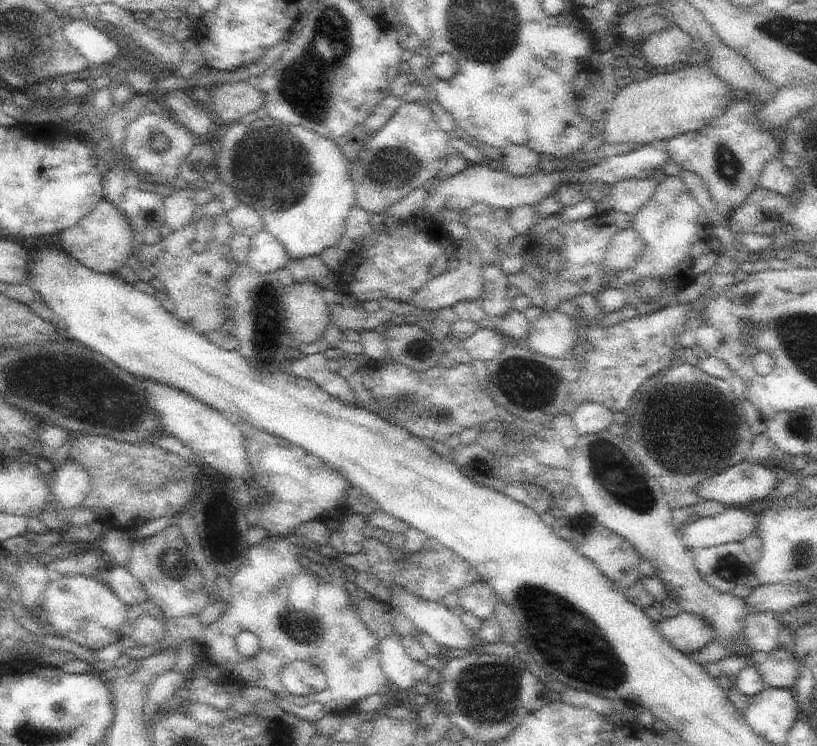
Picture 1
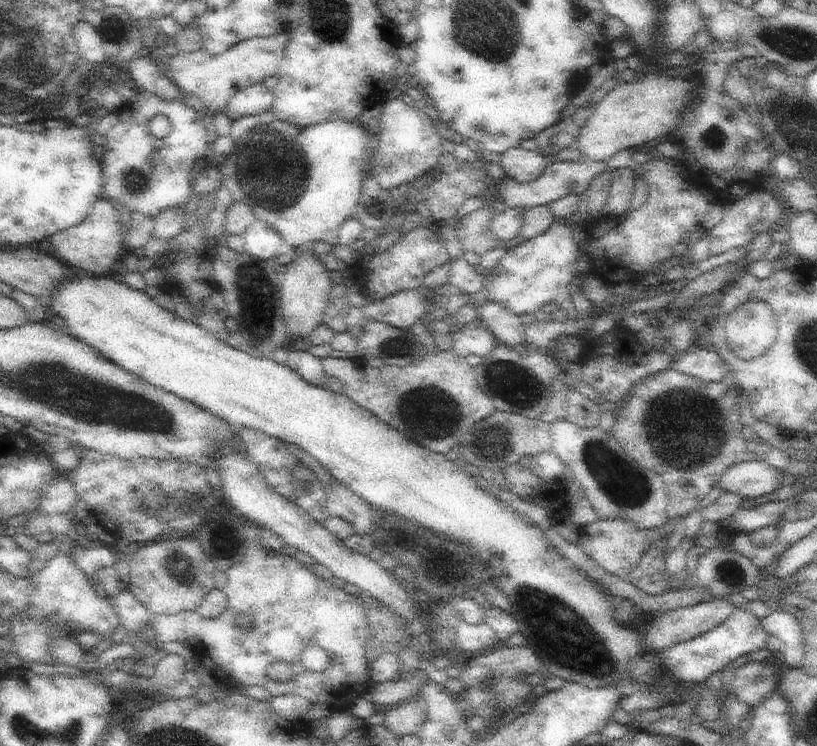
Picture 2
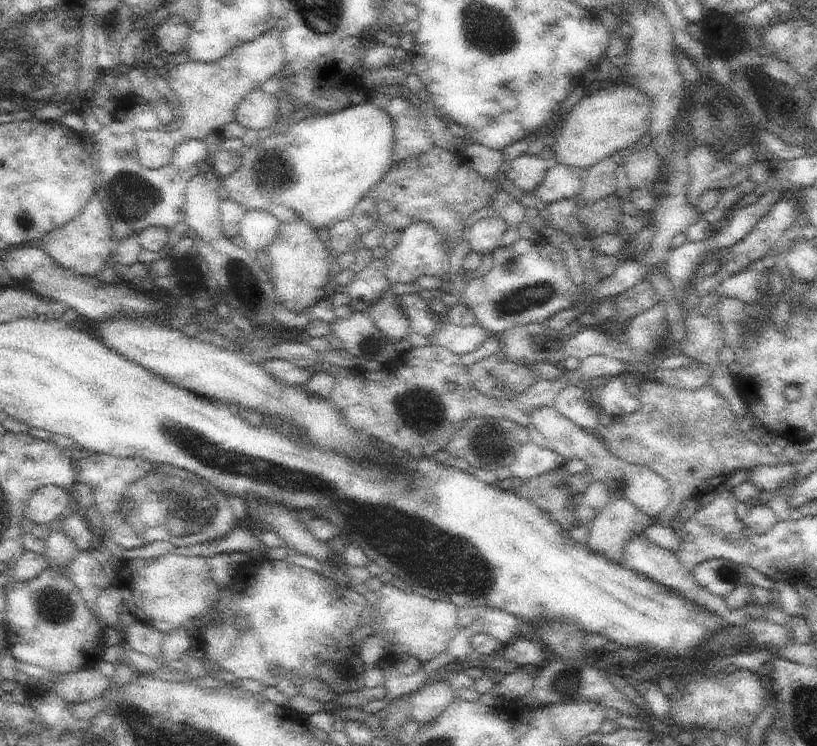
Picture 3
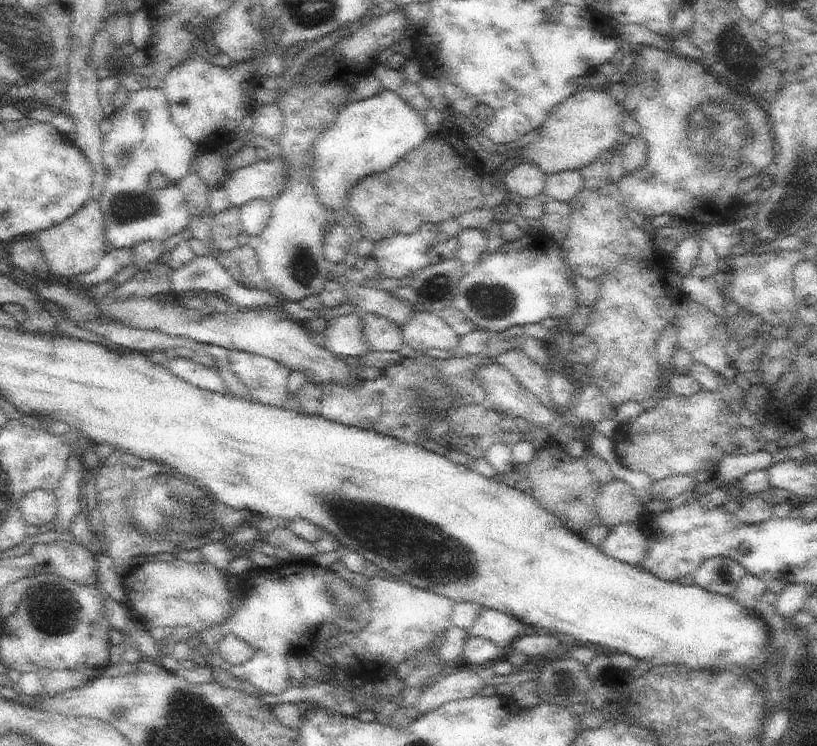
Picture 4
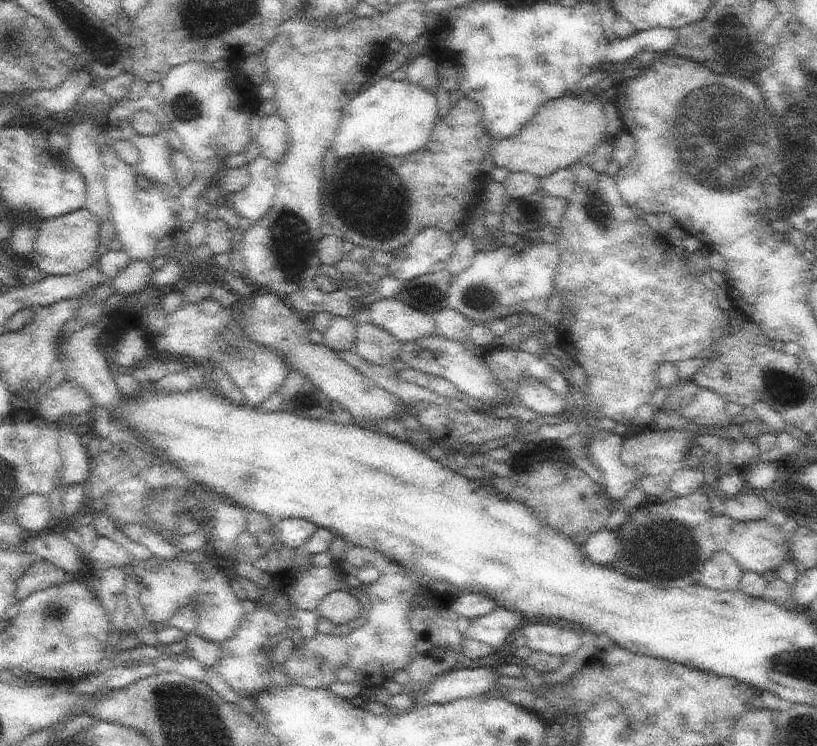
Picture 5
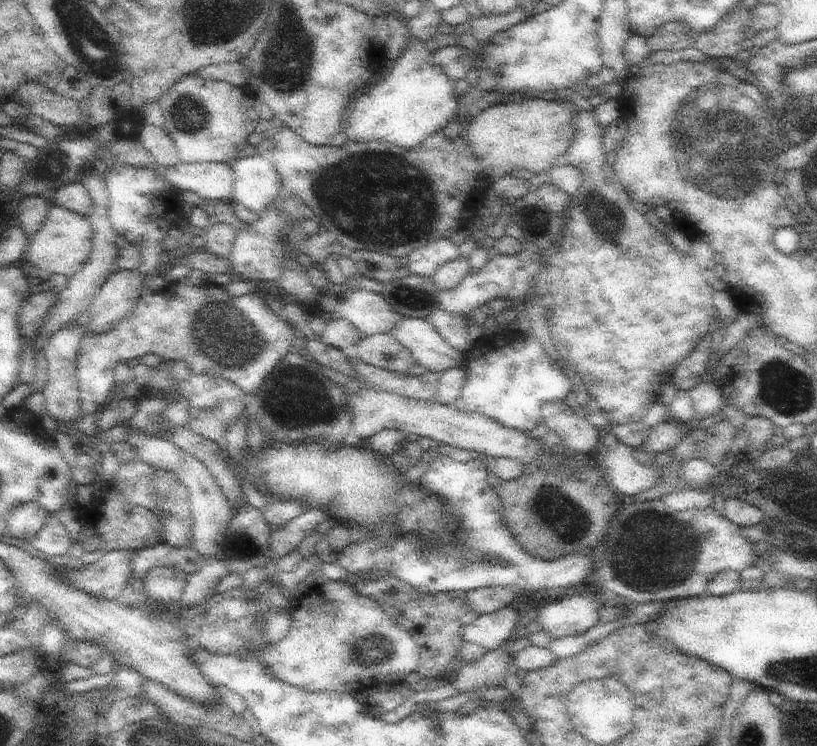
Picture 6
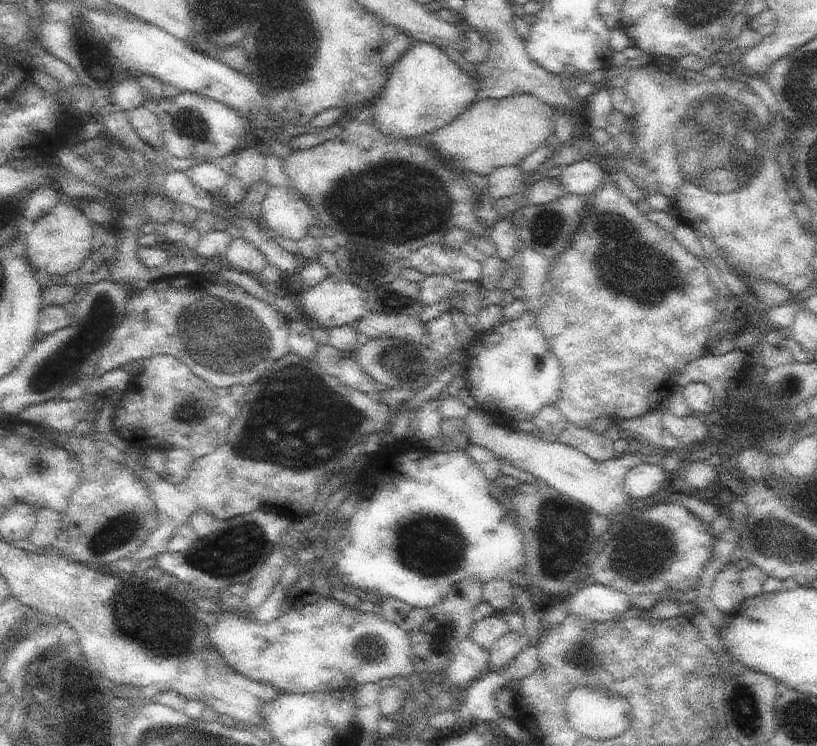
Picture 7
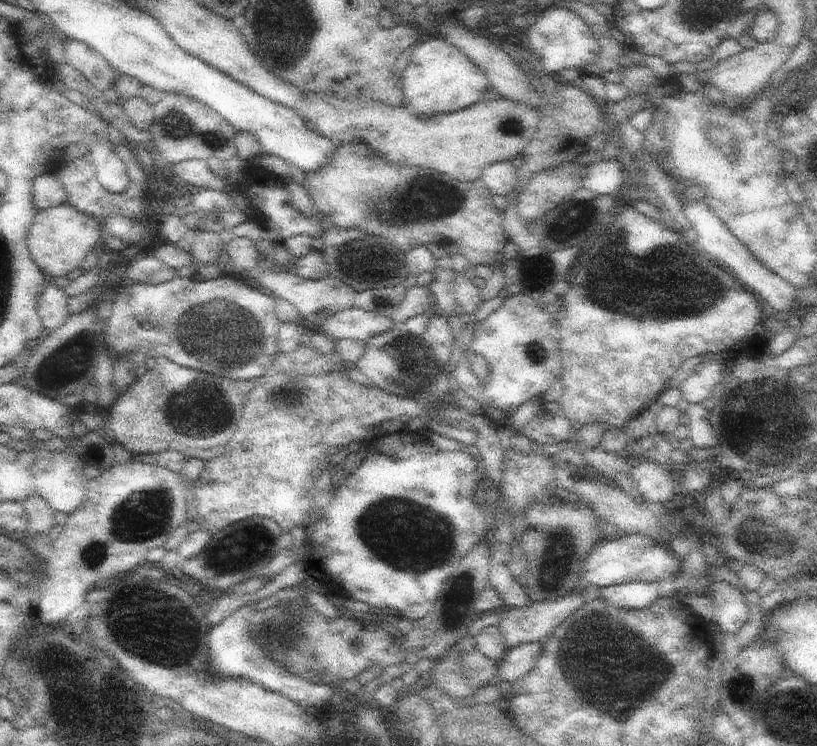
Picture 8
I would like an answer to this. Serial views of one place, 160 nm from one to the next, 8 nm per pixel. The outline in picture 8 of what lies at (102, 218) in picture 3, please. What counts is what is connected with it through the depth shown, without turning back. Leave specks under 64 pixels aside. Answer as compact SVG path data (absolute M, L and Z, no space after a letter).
M66 202L37 212L27 236L27 245L34 262L48 278L66 277L73 270L81 268L86 257L102 240L102 236L104 229L100 220Z

